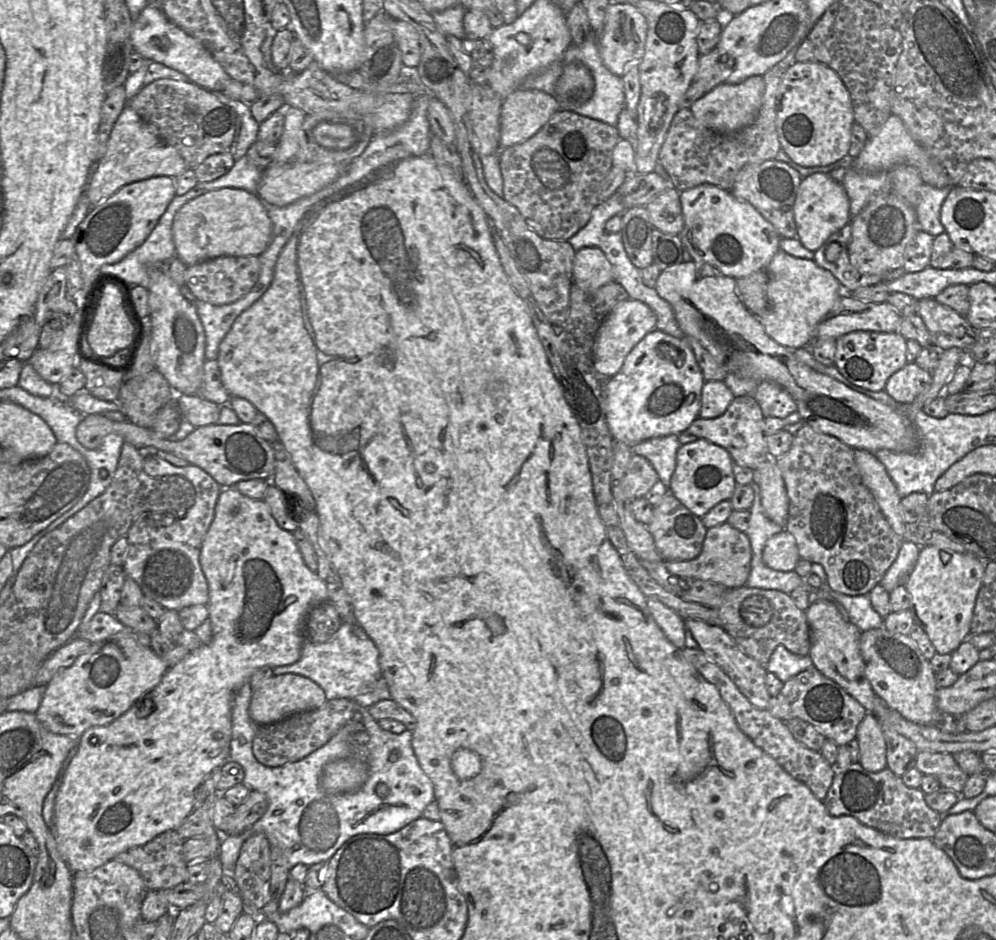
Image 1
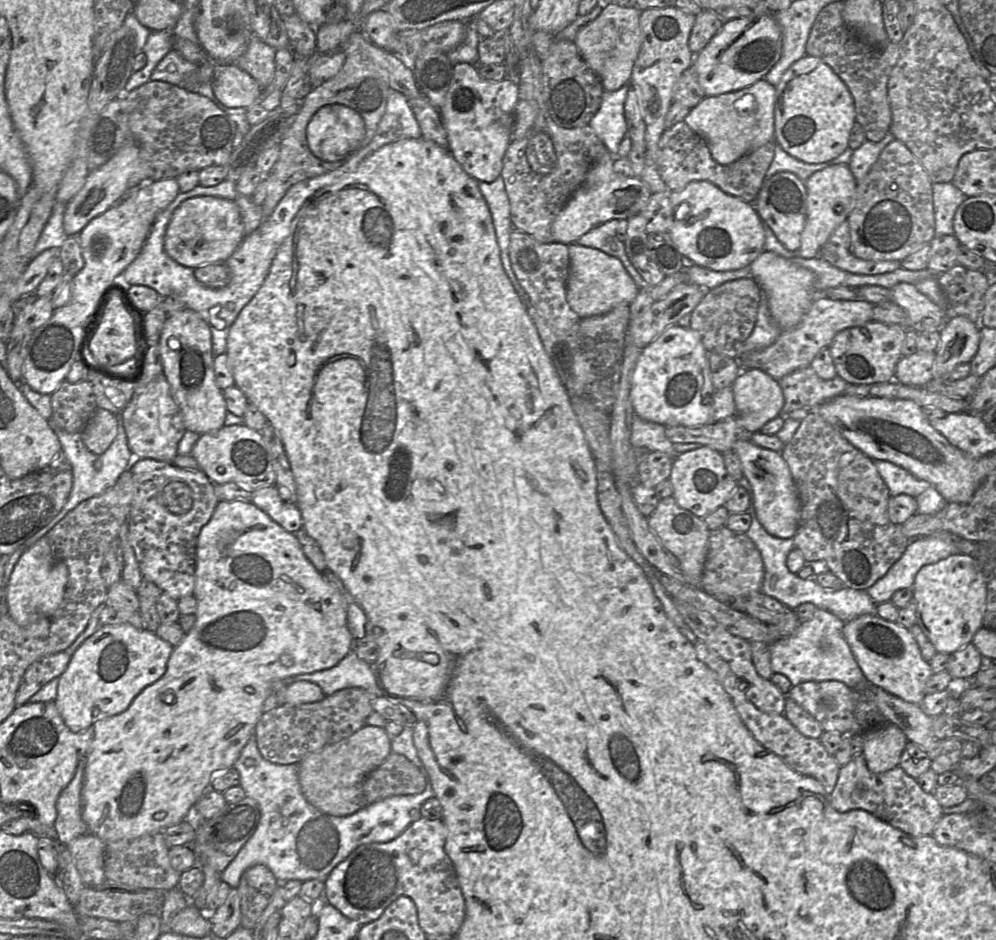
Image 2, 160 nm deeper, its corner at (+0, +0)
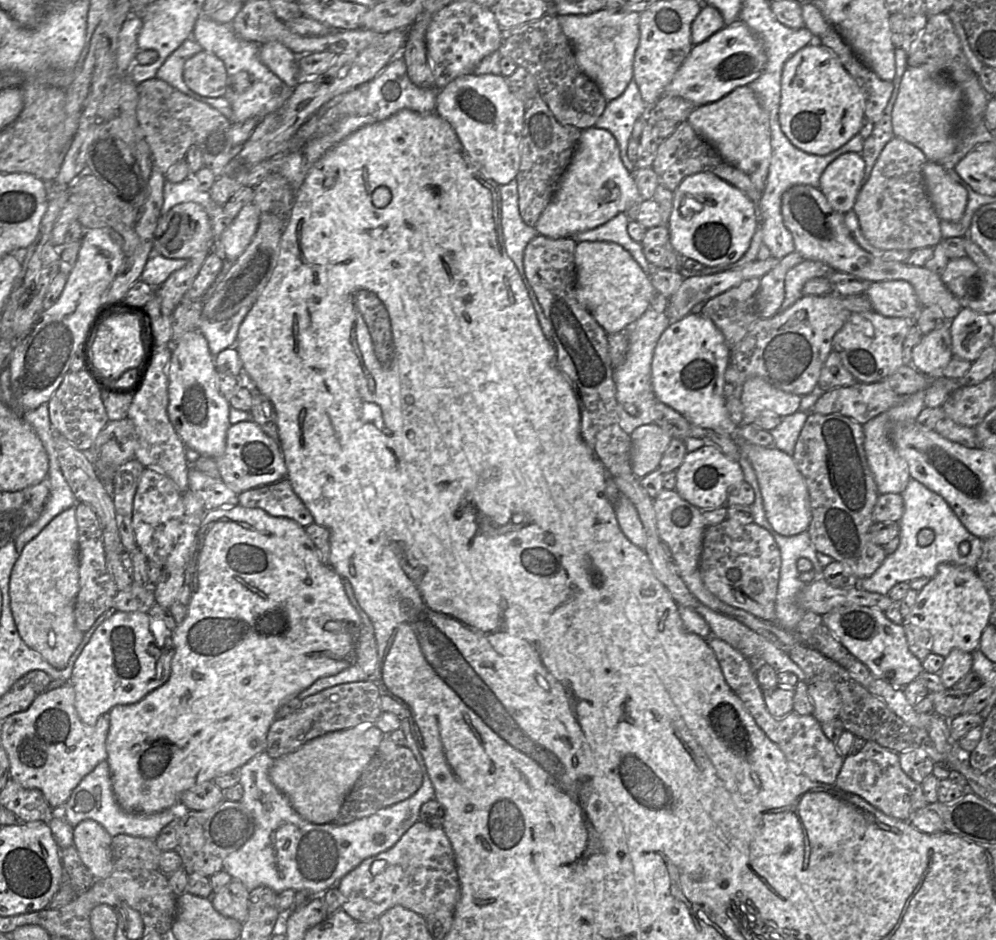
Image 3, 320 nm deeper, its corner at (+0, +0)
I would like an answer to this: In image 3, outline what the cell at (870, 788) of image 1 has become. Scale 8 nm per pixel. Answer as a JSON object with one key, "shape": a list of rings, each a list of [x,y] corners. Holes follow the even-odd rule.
{"shape":[[[866,741],[858,753],[844,757],[835,785],[845,792],[860,796],[884,814],[900,820],[908,820],[916,810],[929,804],[921,784],[911,779],[901,768],[899,754],[875,741]]]}

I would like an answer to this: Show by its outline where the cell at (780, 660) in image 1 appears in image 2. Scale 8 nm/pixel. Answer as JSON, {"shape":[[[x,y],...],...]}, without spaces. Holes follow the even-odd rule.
{"shape":[[[817,608],[792,635],[770,644],[772,671],[784,674],[793,686],[805,681],[838,680],[857,692],[867,689],[870,684],[843,635],[844,624],[830,611]]]}

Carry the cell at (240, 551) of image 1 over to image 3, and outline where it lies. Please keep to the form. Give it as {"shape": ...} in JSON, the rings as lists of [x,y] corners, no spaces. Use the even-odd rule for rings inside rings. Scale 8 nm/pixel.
{"shape":[[[239,504],[207,511],[200,524],[191,557],[185,570],[185,584],[190,588],[187,614],[172,632],[174,654],[169,679],[139,702],[117,705],[109,712],[109,731],[106,739],[106,762],[109,765],[112,788],[118,804],[129,814],[153,814],[169,809],[180,802],[181,794],[203,782],[239,769],[255,755],[265,752],[267,734],[276,719],[276,711],[285,699],[310,687],[317,679],[337,674],[356,664],[356,651],[362,641],[362,618],[351,603],[342,577],[324,565],[305,528],[292,519],[273,517],[260,508]]]}

